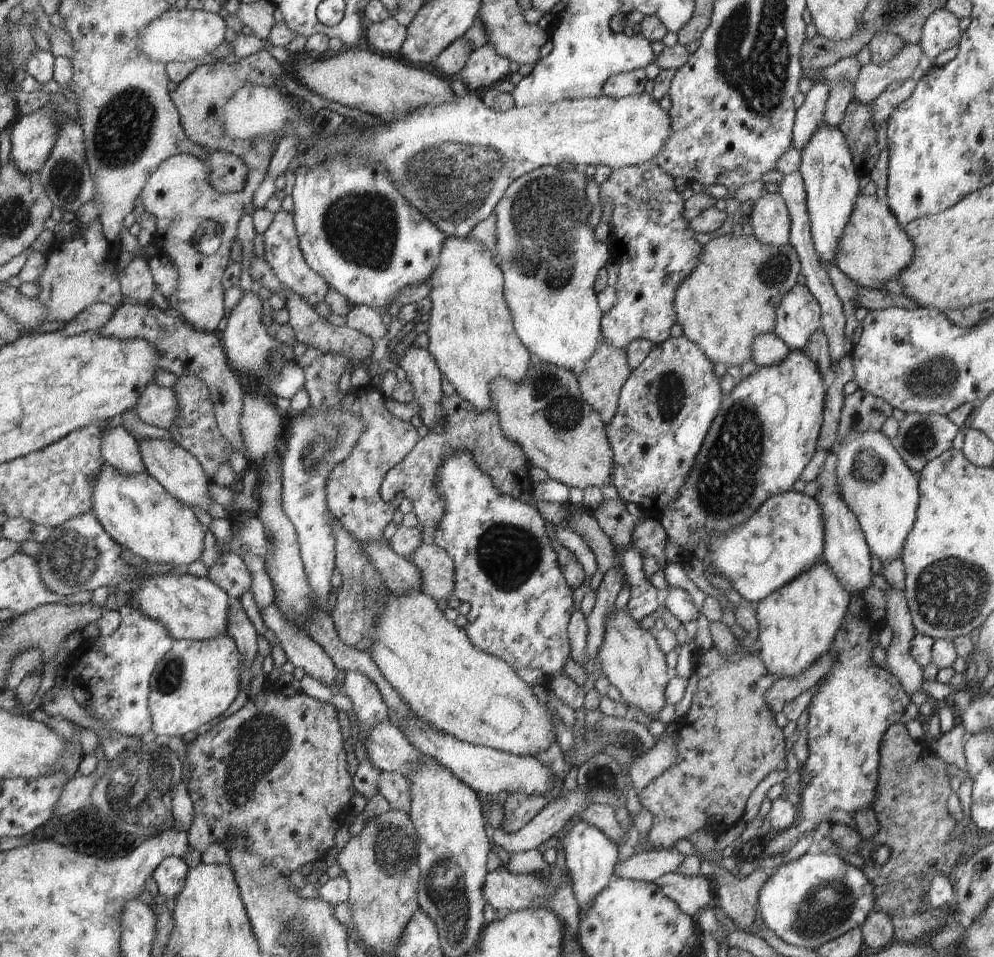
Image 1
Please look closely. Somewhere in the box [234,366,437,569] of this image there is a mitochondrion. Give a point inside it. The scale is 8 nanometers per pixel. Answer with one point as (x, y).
(317, 448)

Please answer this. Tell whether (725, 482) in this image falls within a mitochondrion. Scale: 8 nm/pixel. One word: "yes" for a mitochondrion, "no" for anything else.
yes

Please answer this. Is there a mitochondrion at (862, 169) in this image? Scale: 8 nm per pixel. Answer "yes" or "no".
no

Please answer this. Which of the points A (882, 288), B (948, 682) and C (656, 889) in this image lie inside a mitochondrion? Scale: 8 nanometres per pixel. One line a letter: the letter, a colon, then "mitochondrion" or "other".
A: other
B: other
C: other

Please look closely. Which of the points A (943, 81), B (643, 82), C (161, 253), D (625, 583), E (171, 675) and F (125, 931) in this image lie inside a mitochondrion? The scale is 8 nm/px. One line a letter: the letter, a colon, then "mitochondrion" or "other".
A: other
B: other
C: other
D: other
E: mitochondrion
F: other

